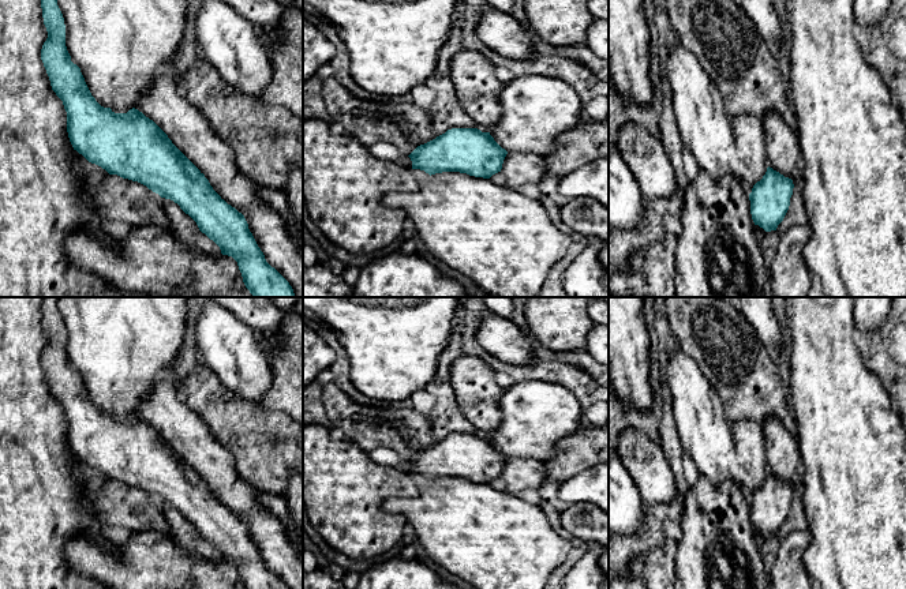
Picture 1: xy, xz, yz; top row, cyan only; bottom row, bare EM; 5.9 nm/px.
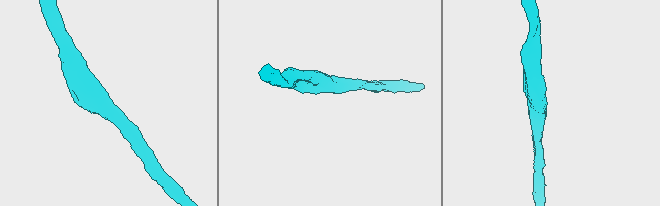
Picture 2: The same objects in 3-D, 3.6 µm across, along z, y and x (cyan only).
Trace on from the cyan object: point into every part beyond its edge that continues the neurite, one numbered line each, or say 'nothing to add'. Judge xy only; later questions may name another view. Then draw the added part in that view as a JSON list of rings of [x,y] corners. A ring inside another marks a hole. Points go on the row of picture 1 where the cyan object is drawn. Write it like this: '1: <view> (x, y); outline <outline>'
1: xy (186, 127); outline [[[154,78],[139,98],[139,110],[205,175],[221,199],[244,215],[266,262],[289,282],[296,297],[303,297],[303,255],[282,218],[259,196],[255,181],[240,172],[232,147],[177,94],[176,78]]]

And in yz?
1: yz (782, 153); outline [[[770,110],[763,117],[763,127],[767,165],[785,177],[793,179],[794,169],[804,169],[804,158],[794,124],[787,124],[776,112]]]

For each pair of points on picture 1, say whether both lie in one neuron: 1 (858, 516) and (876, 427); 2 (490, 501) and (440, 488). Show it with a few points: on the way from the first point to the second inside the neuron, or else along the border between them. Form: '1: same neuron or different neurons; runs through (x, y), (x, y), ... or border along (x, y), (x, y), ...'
1: same neuron; runs through (861, 494), (861, 449)
2: same neuron; runs through (478, 501), (452, 501)

